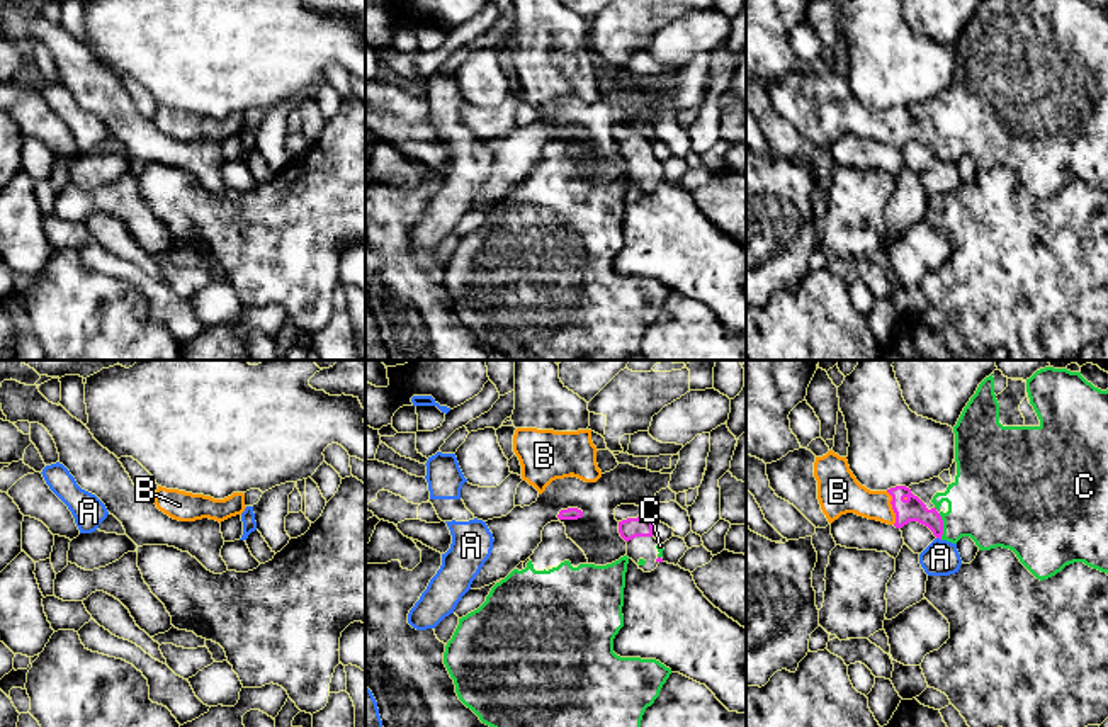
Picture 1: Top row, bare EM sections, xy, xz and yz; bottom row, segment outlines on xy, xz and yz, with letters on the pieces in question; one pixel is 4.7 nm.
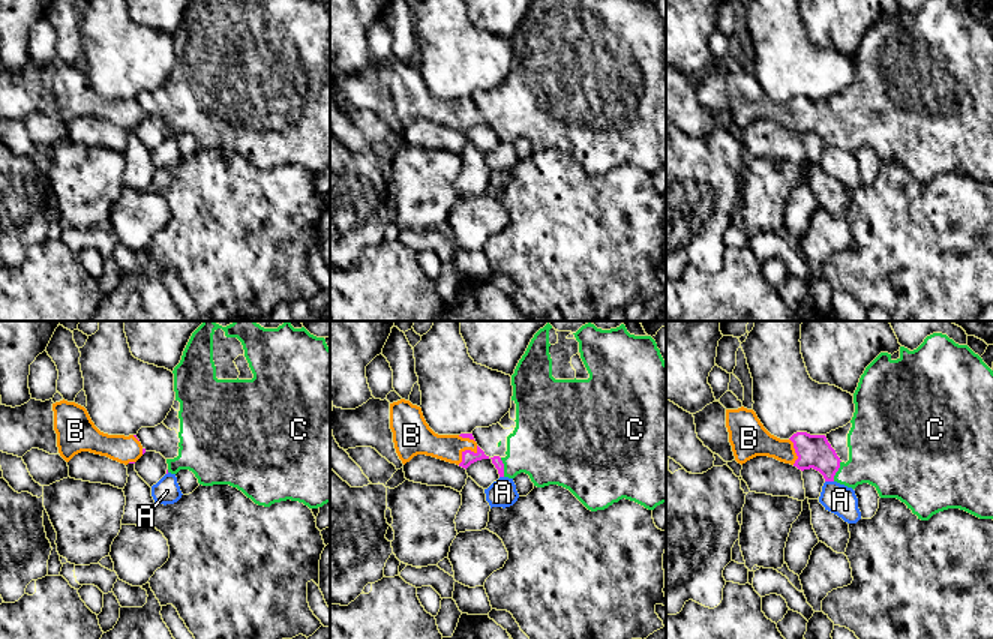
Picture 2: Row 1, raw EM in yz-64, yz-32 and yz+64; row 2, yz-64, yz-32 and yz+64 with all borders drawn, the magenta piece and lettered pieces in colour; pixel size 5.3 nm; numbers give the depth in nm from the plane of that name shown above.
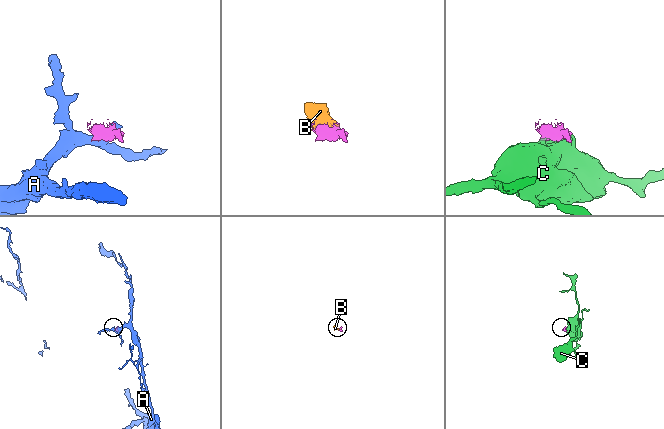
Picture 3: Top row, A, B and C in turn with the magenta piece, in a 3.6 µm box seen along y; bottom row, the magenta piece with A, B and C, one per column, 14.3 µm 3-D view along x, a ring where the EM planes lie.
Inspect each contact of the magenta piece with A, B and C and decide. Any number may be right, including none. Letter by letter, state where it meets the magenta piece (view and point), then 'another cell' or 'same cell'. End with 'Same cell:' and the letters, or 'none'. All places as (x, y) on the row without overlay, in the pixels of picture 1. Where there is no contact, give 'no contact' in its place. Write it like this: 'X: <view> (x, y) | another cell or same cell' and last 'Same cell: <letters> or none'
A: yz (938, 157) | another cell
B: yz (893, 128) | same cell
C: yz (942, 146) | same cell
Same cell: B, C

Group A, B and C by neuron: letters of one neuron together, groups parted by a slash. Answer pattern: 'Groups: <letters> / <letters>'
Groups: A / B C

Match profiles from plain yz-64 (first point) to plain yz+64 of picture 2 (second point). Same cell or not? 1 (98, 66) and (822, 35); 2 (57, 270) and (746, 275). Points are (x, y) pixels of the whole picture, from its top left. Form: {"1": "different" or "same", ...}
{"1": "different", "2": "same"}

